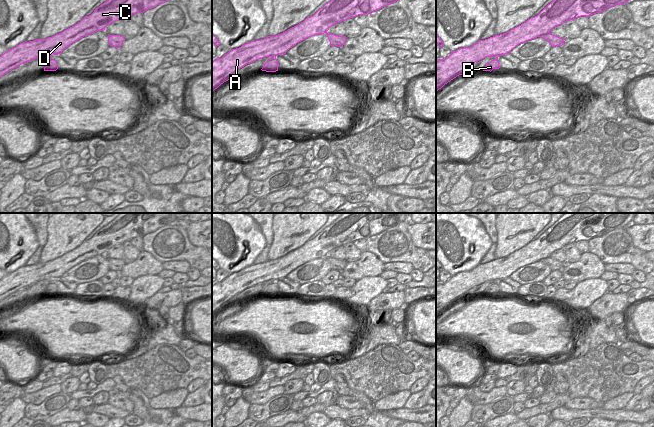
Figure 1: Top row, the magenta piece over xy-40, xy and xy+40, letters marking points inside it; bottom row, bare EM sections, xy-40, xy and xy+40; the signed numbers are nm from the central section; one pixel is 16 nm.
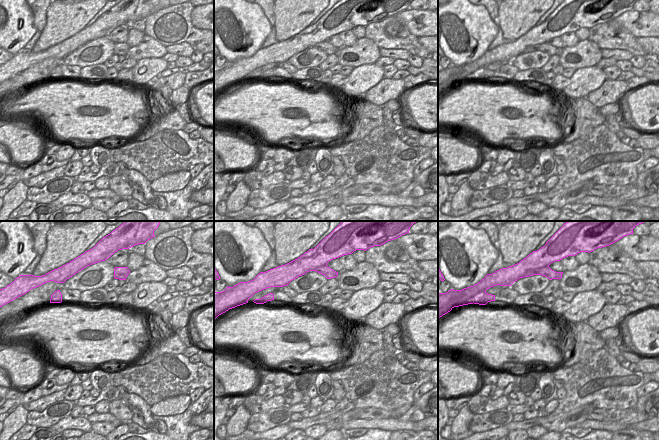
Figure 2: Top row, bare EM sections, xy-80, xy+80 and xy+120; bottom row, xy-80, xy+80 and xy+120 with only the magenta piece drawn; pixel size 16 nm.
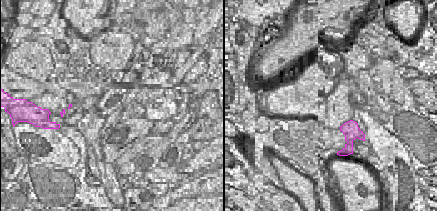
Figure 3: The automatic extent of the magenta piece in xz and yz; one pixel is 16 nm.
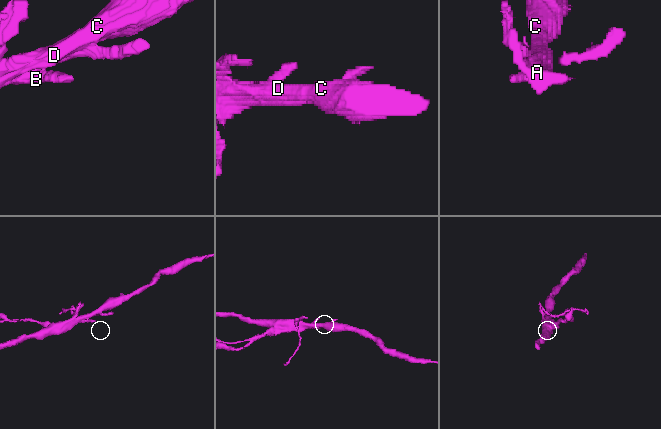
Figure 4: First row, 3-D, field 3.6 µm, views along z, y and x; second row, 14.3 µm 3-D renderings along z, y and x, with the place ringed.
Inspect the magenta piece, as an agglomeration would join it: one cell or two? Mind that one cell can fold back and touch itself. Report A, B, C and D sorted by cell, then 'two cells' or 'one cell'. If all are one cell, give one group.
A B C D; one cell

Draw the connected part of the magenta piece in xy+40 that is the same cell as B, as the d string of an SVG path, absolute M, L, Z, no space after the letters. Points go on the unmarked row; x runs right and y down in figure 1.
M565 213L537 240L531 241L507 257L479 264L470 271L459 272L443 283L436 284L436 316L475 286L486 281L495 283L483 295L499 293L498 282L526 265L541 261L552 271L562 270L566 263L550 255L566 245L589 241L610 231L627 227L637 213Z

